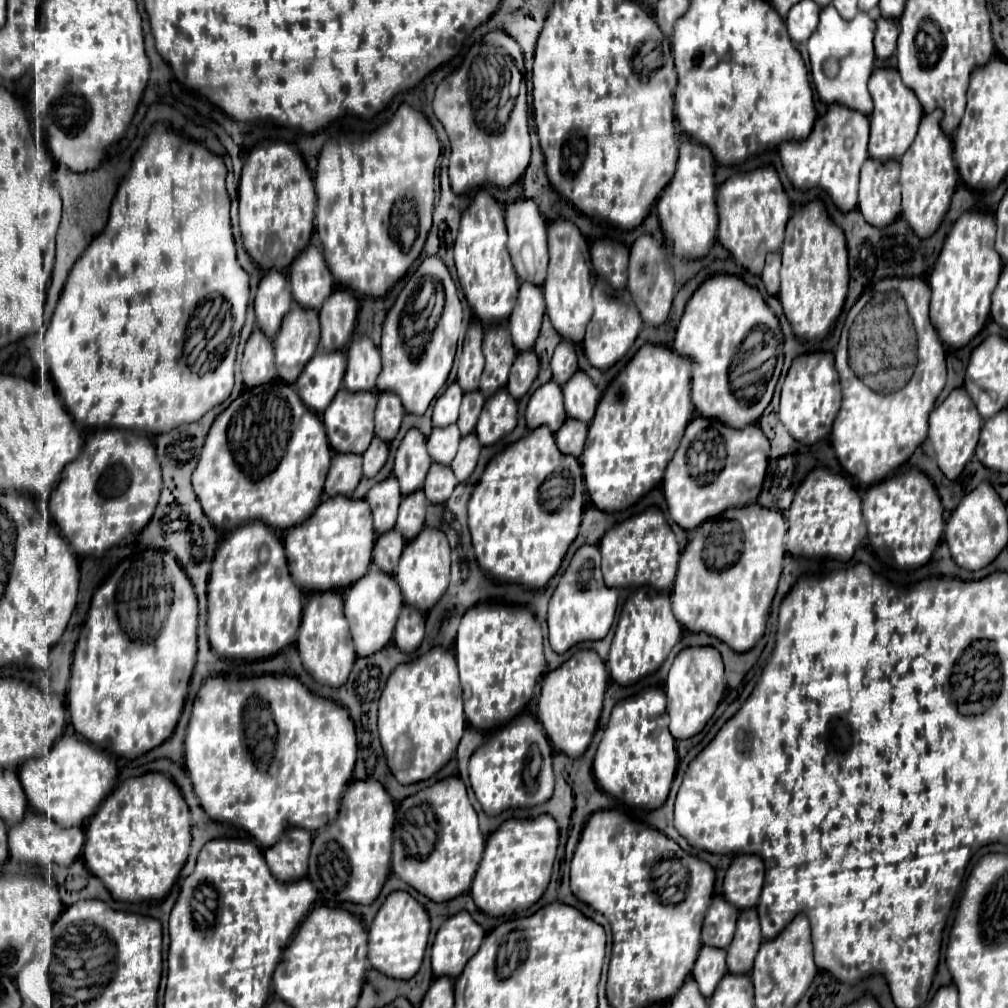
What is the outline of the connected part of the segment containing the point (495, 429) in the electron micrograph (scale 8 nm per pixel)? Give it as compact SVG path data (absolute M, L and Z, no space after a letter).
M500 389L494 397L486 399L480 421L476 425L476 435L482 445L494 445L500 437L512 433L516 427L516 401L506 391Z

